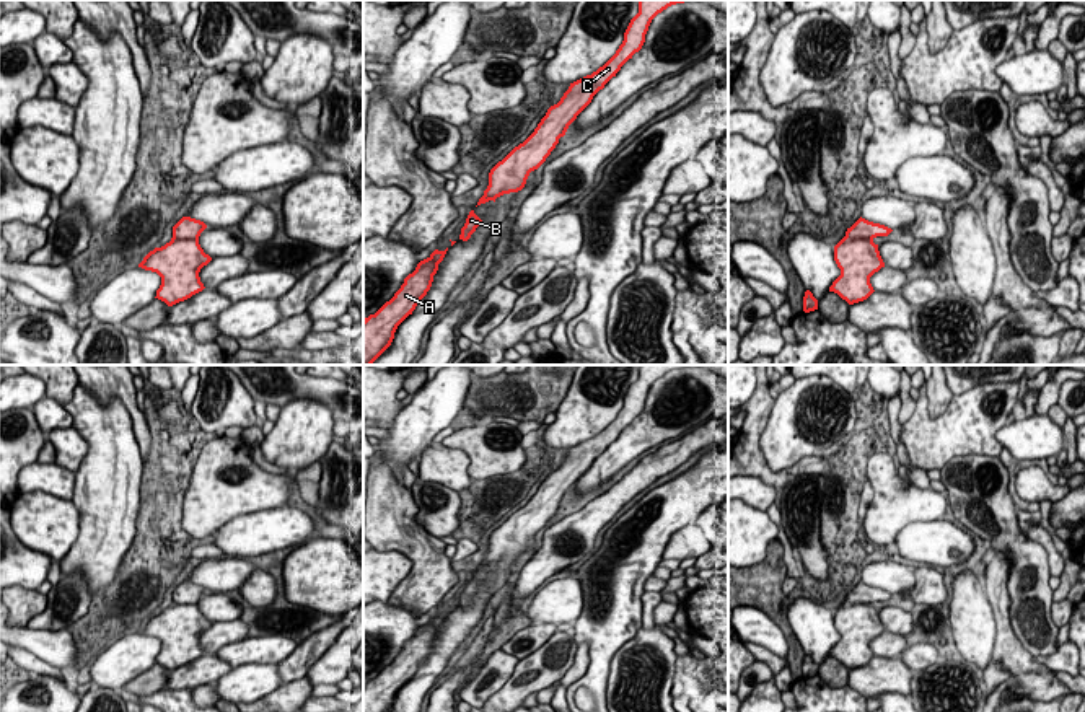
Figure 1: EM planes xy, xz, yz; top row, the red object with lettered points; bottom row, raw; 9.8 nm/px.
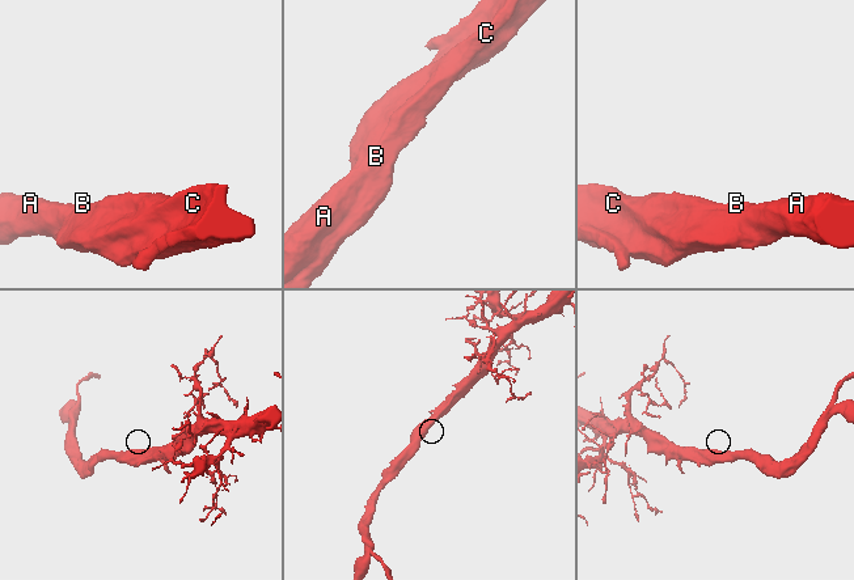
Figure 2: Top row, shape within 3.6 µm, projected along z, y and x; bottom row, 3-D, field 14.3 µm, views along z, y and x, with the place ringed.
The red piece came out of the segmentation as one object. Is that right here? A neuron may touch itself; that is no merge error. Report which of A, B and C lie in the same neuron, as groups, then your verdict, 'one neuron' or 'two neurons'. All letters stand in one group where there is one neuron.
groups A B C; one neuron

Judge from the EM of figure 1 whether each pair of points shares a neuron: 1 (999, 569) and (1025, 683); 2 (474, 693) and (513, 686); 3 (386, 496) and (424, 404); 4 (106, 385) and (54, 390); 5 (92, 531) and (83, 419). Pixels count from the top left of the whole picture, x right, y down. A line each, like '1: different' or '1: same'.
1: same
2: different
3: different
4: different
5: same

